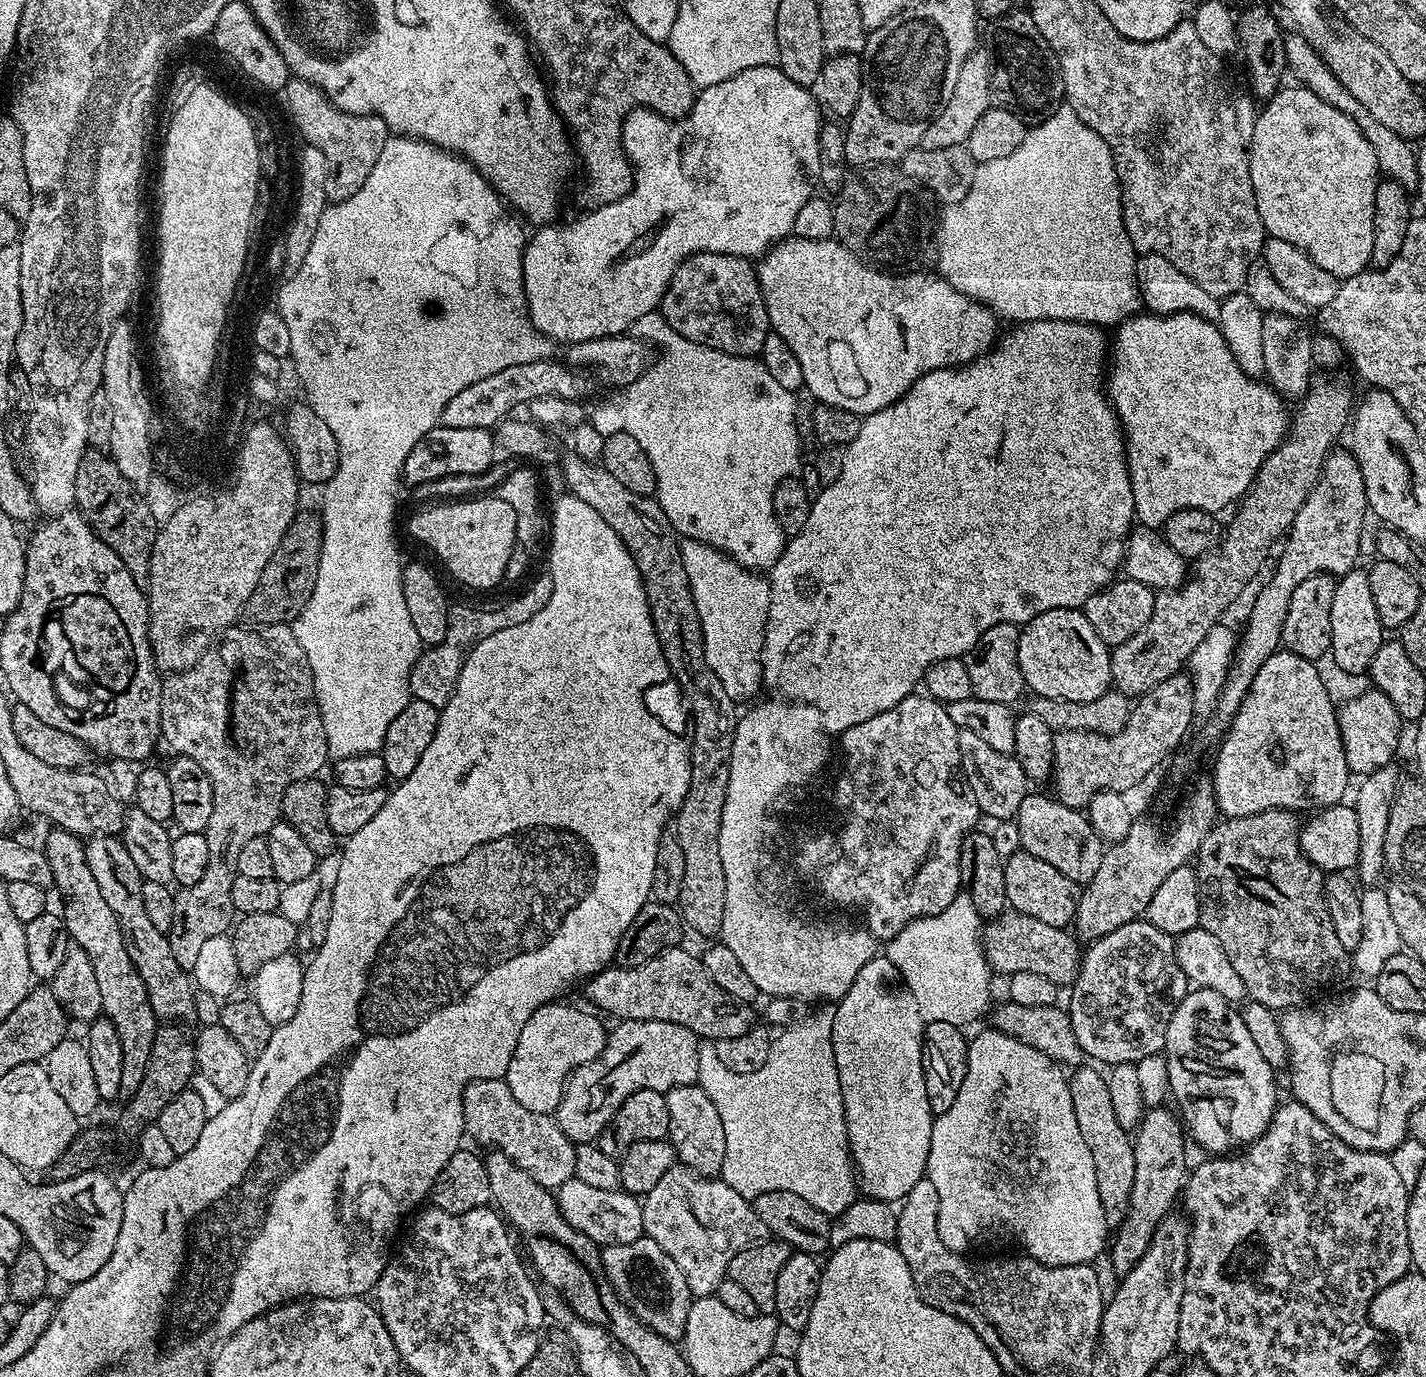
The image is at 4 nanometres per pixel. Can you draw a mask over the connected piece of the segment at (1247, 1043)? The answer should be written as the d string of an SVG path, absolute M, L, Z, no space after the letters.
M1196 988L1182 998L1182 1002L1170 1018L1162 1055L1168 1063L1172 1087L1170 1096L1173 1101L1176 1099L1175 1107L1182 1117L1183 1127L1191 1139L1193 1136L1208 1151L1205 1153L1231 1153L1235 1144L1247 1146L1268 1129L1272 1115L1278 1107L1277 1073L1269 1062L1262 1058L1257 1043L1250 1038L1250 1033L1246 1030L1241 1013L1227 1000L1214 994L1214 990Z

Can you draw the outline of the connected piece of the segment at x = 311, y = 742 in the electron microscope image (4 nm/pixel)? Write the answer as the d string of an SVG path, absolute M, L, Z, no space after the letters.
M261 624L259 626L247 626L240 628L233 626L223 633L215 642L204 649L203 654L187 668L185 672L171 673L161 683L160 686L160 735L163 743L168 743L175 755L194 758L202 770L206 770L206 778L210 778L210 786L214 786L214 811L210 814L210 822L204 831L206 847L210 849L210 858L206 862L206 871L202 874L199 882L194 882L194 886L180 888L174 895L174 922L170 922L170 930L166 933L170 942L170 951L174 953L174 959L178 961L178 966L186 970L191 970L194 961L198 958L198 953L202 951L202 946L210 938L218 938L225 935L233 927L234 909L230 902L230 886L234 886L236 875L236 863L238 853L242 851L242 846L250 842L250 838L267 836L268 832L276 824L281 823L282 817L280 807L282 806L282 794L286 786L290 786L299 780L310 780L321 775L320 771L329 763L328 743L326 742L326 730L322 726L322 714L316 701L316 692L312 689L312 671L310 662L306 658L306 650L298 642L295 631L287 624Z

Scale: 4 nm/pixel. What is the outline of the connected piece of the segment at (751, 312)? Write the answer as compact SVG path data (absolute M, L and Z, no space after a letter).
M713 252L694 254L689 260L684 261L674 274L664 292L664 297L660 300L658 311L673 330L682 334L682 338L731 356L759 357L762 342L766 342L770 334L768 311L760 289L760 280L756 277L753 261L742 256Z

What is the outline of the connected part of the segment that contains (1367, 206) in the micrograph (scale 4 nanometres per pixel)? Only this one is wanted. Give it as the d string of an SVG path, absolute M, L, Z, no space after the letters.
M1303 86L1281 87L1272 99L1267 101L1259 109L1254 126L1254 138L1252 139L1252 149L1250 150L1250 182L1254 186L1254 198L1258 202L1258 214L1264 223L1264 231L1268 236L1282 238L1282 242L1290 242L1294 246L1301 248L1307 256L1322 270L1330 270L1338 278L1353 276L1359 272L1365 271L1372 264L1371 251L1374 249L1374 200L1375 188L1378 183L1378 177L1381 175L1379 159L1374 154L1374 146L1362 134L1362 130L1342 110L1322 102L1318 94L1314 94L1309 88Z

